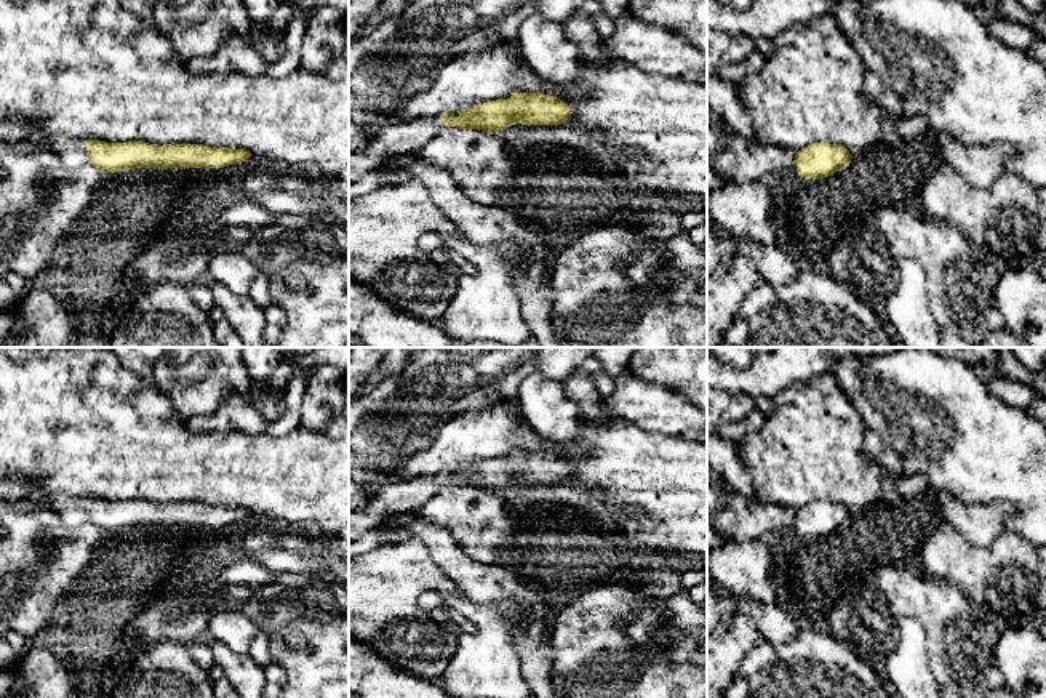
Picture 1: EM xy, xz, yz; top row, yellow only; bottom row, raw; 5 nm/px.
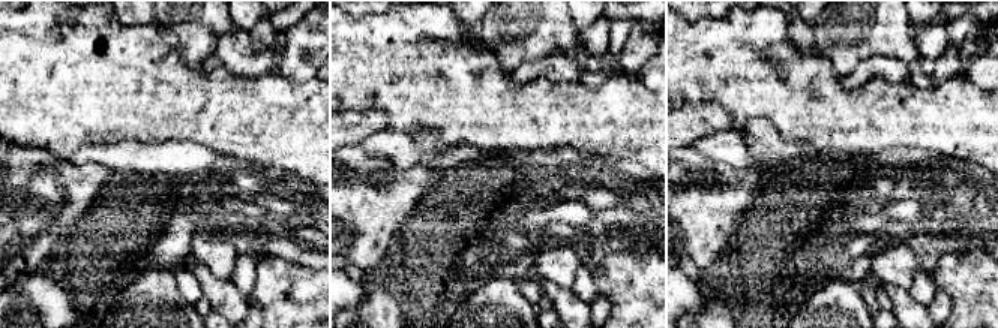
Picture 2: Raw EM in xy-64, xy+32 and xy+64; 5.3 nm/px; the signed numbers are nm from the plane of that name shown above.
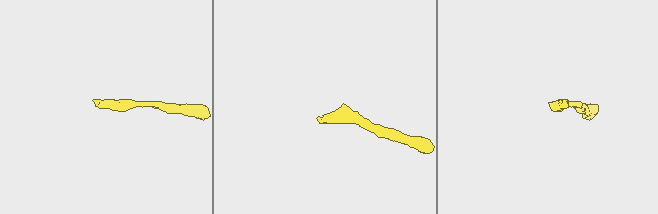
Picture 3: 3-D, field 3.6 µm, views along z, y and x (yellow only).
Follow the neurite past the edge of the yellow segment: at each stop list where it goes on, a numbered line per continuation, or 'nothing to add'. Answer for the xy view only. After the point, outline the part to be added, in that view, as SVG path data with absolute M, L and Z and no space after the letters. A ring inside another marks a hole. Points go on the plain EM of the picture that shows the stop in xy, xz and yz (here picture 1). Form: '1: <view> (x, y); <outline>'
1: xy (72, 511); M35 493L30 495L26 499L26 503L38 509L48 509L54 512L61 519L61 522L69 528L90 524L91 520L85 498L75 498L66 493Z

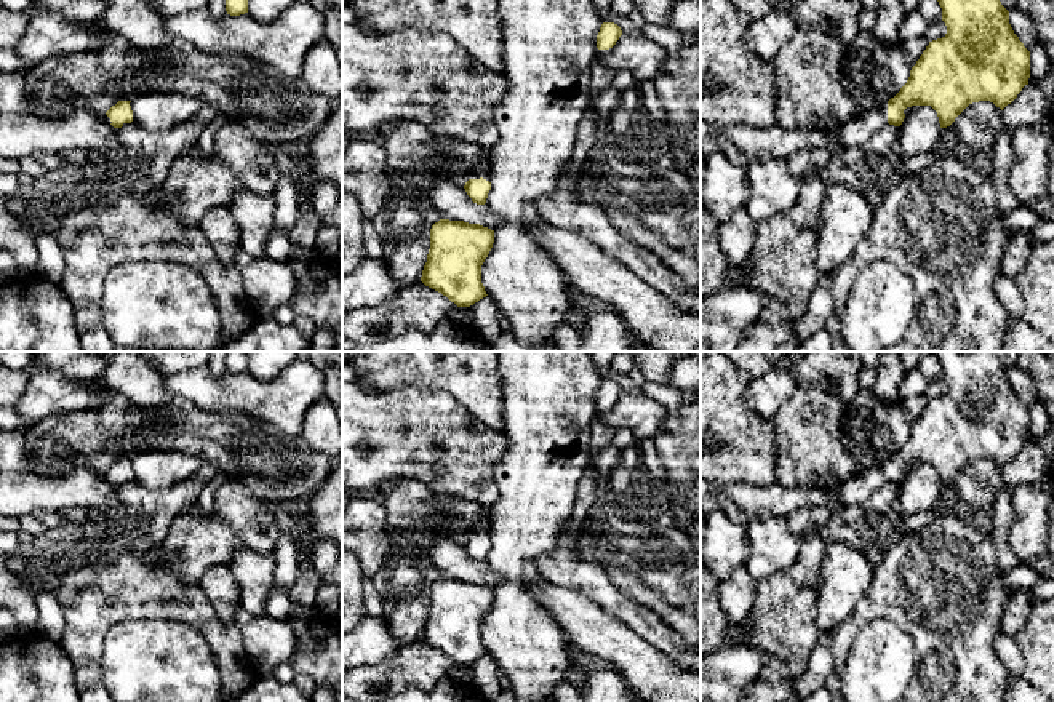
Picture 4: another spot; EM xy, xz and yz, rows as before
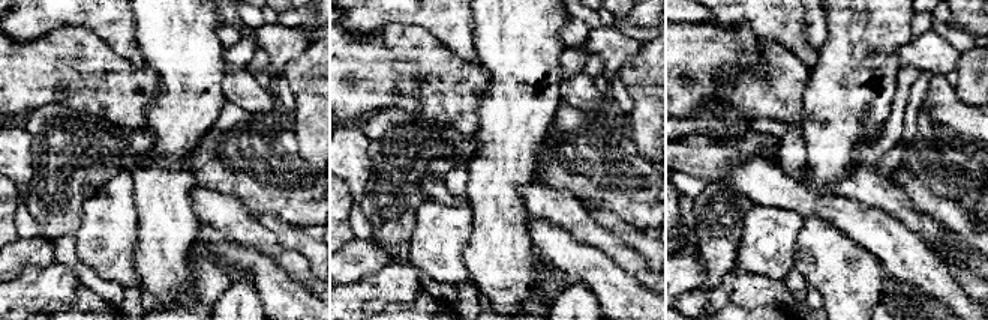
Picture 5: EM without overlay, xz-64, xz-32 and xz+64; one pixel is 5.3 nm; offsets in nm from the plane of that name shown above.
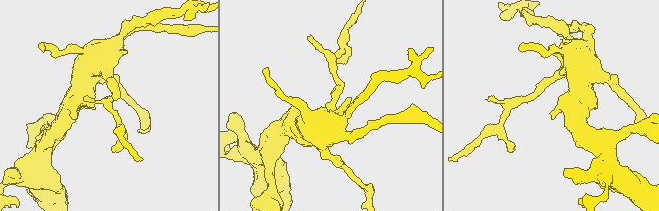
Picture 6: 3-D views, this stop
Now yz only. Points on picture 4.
1: yz (766, 501); M888 461L881 465L851 477L833 491L822 488L784 488L776 483L755 486L749 483L721 485L701 480L701 502L713 494L728 494L752 520L785 517L803 505L836 505L846 509L865 502L870 494L888 483Z

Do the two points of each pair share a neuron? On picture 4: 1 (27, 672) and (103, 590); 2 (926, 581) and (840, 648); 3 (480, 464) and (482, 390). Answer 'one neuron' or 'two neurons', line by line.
1: two neurons
2: one neuron
3: two neurons

